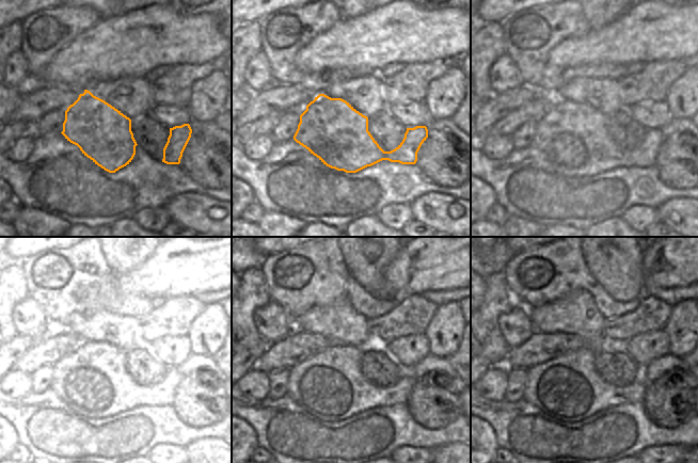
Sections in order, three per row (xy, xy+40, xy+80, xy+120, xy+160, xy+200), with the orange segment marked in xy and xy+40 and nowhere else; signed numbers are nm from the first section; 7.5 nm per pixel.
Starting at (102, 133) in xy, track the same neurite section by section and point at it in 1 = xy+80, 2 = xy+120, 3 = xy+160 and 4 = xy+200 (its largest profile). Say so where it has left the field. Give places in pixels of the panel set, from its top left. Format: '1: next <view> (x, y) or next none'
1: next xy+80 (572, 137)
2: next xy+120 (93, 382)
3: next xy+160 (330, 385)
4: next xy+200 (568, 387)

